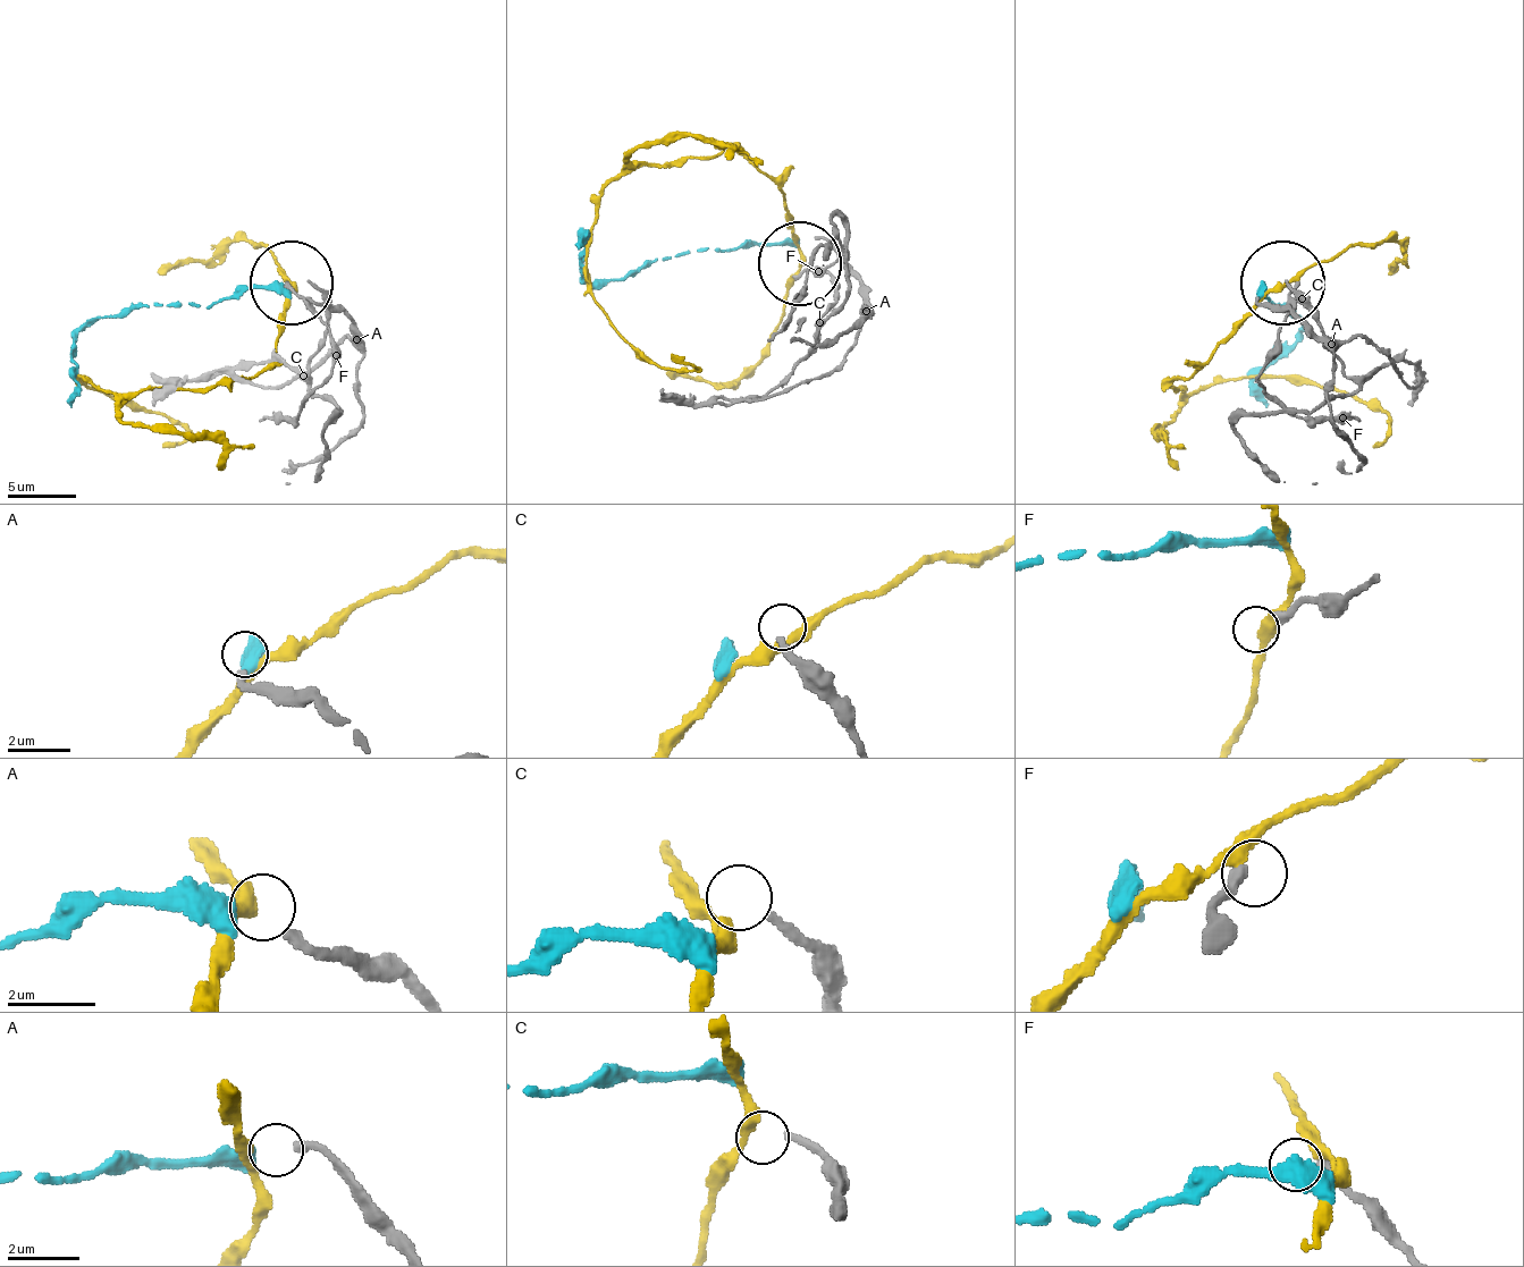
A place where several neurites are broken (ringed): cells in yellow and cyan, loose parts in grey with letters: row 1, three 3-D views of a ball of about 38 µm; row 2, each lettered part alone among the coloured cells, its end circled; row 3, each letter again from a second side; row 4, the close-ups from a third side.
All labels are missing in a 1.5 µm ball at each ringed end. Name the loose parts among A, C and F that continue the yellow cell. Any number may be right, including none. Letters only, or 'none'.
none

